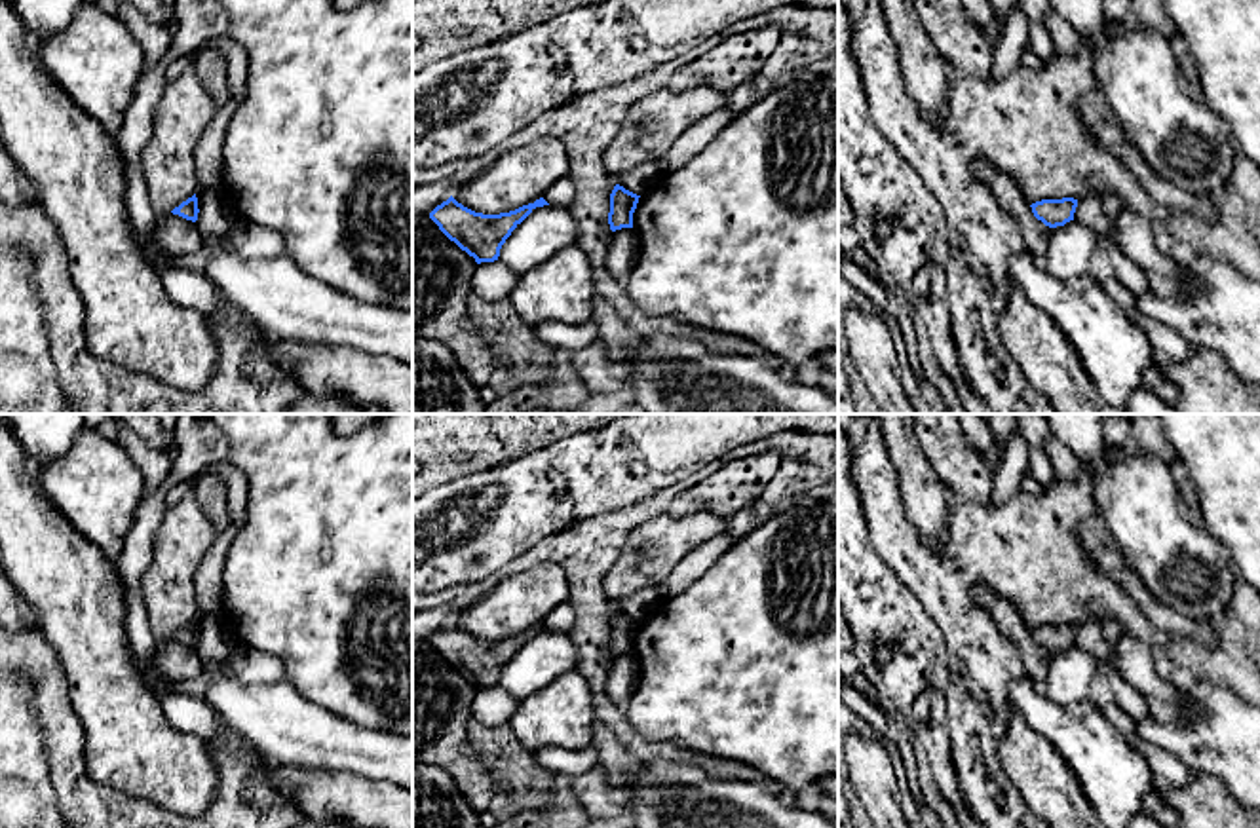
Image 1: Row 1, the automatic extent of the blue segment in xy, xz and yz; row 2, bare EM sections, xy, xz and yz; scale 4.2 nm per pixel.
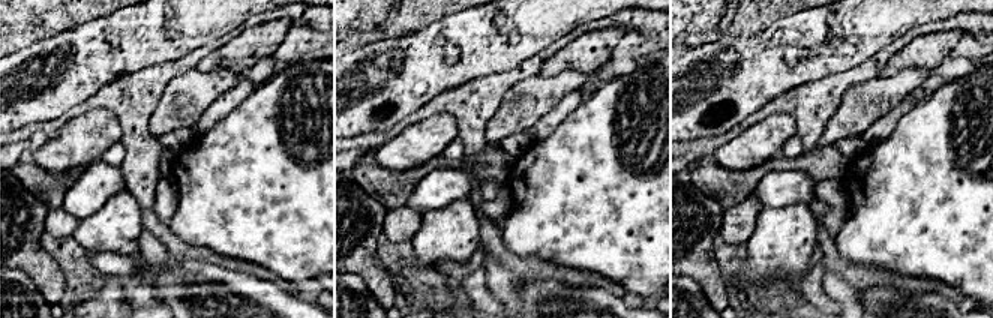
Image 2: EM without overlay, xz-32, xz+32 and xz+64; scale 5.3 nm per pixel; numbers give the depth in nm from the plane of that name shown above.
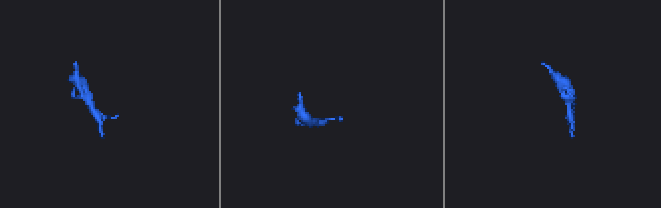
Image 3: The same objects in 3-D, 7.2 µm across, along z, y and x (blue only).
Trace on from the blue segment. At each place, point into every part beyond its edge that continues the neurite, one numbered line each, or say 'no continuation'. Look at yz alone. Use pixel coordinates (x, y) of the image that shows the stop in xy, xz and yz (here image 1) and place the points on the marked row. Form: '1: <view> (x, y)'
no continuation

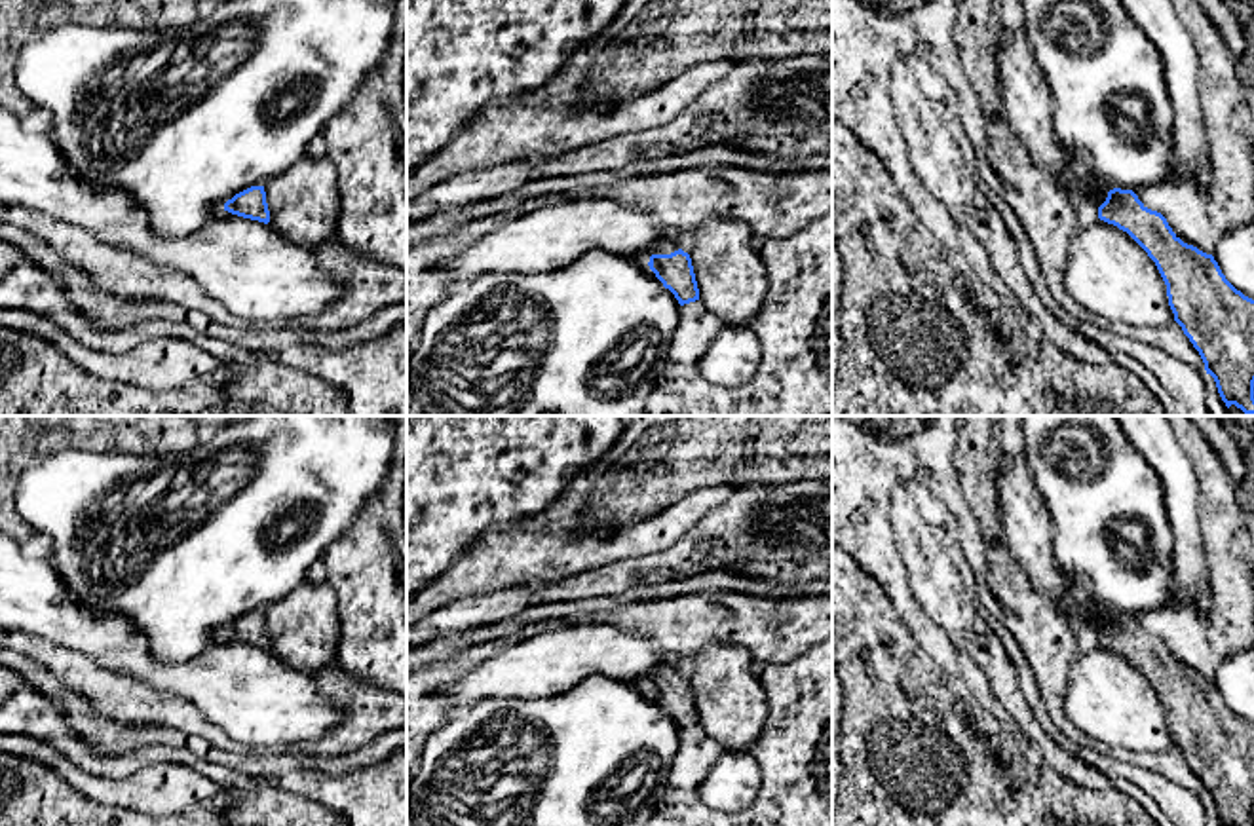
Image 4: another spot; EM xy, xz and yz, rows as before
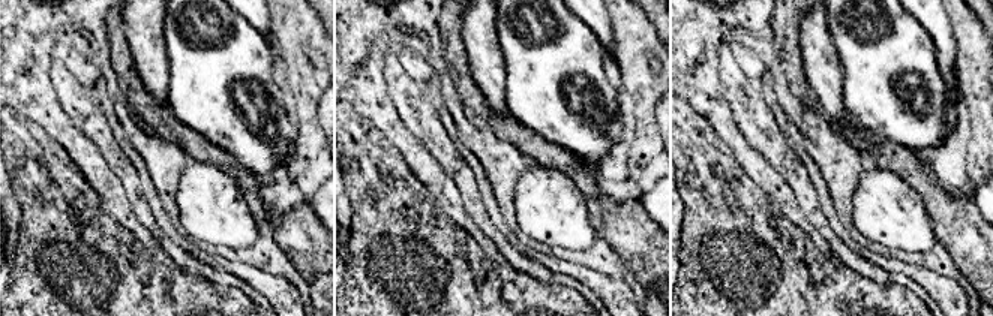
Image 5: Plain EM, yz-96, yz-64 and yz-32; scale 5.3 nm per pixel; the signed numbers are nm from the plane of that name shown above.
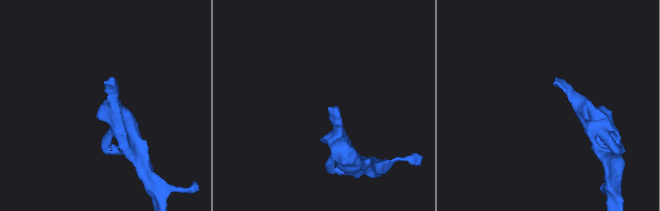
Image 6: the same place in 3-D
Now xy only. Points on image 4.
no continuation

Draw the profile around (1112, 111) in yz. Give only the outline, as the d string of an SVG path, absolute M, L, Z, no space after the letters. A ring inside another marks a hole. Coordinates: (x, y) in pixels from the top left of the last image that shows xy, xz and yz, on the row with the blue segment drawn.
M1020 0L1024 30L1054 103L1053 131L1072 160L1087 173L1121 190L1172 182L1170 127L1174 108L1161 55L1130 21L1121 0Z

